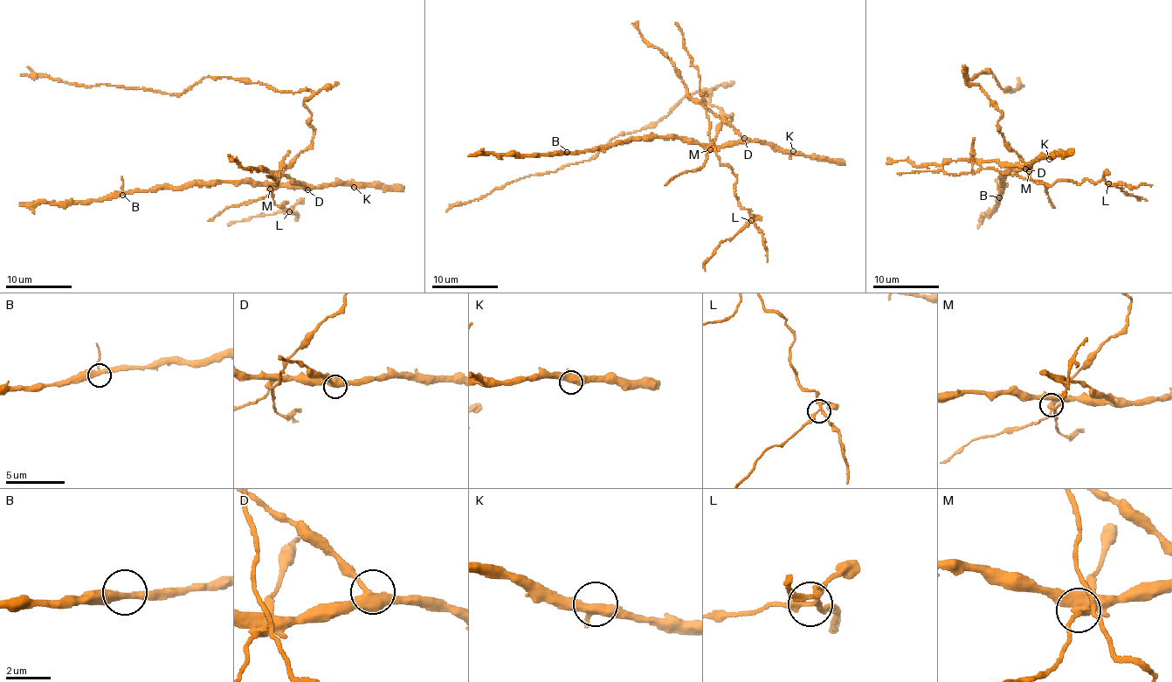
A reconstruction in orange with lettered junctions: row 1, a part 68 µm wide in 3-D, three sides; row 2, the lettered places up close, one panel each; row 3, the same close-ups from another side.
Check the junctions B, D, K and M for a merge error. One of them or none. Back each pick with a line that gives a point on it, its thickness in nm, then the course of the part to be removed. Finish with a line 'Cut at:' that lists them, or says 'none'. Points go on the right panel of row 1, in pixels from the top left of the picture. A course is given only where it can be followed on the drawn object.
M: (1029, 171) | 320 nm | (1030, 171), (1030, 177), (1035, 182), (1046, 185), (1063, 181), (1105, 182), (1147, 200)
Cut at: M

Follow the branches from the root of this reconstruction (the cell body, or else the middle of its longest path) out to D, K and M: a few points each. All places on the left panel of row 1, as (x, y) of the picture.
D: (312, 114), (310, 123), (313, 129), (311, 143), (279, 175), (279, 181), (301, 185), (307, 189)
K: (312, 114), (310, 123), (313, 129), (311, 143), (279, 175), (279, 181), (311, 187), (338, 184), (354, 187)
M: (312, 114), (310, 123), (313, 129), (311, 143), (270, 188)

